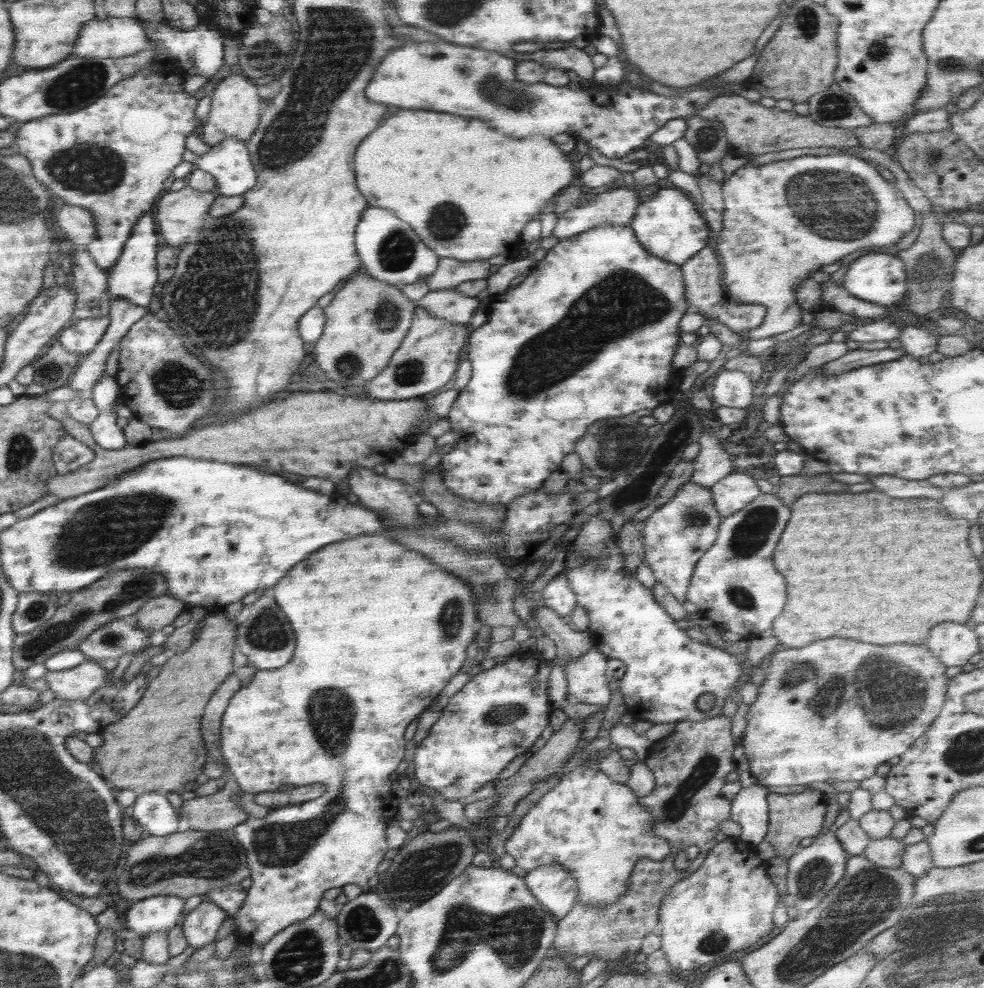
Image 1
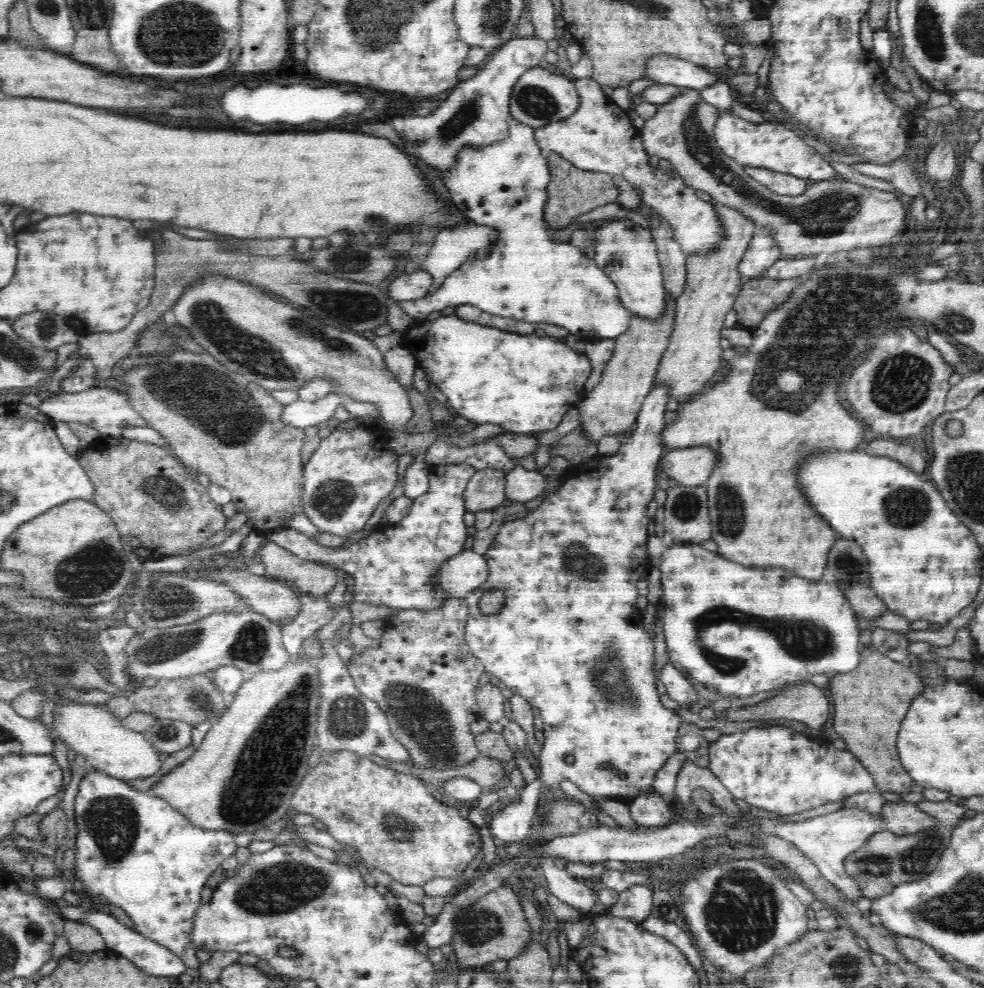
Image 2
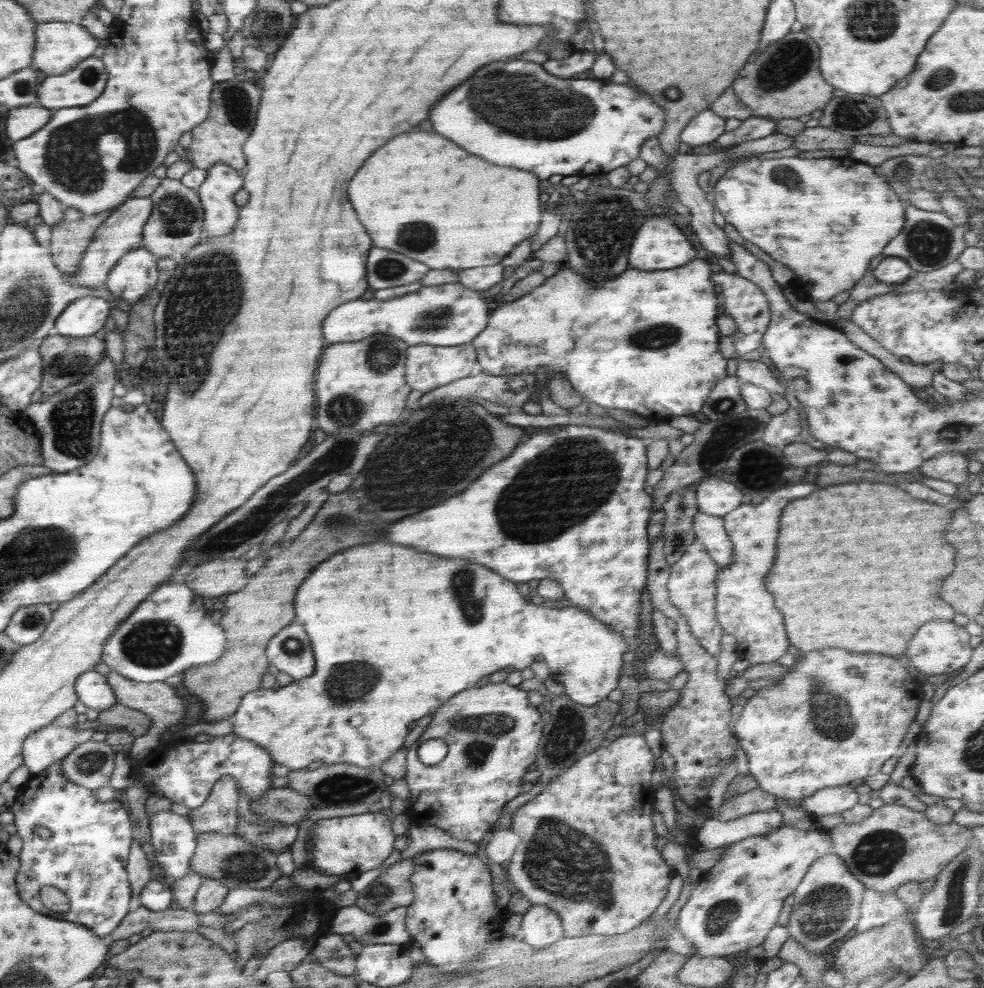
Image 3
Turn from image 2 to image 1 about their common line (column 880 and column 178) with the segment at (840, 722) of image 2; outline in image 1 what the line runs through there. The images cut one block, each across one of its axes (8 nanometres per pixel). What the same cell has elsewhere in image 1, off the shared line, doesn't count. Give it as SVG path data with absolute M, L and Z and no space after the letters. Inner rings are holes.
M224 611L207 615L203 622L206 623L205 626L198 629L198 637L194 638L192 645L186 651L169 655L168 661L162 665L158 676L148 685L139 704L126 717L100 730L103 741L95 750L94 767L100 766L102 770L100 774L104 774L104 778L108 778L112 786L118 786L120 790L130 788L134 791L136 788L144 788L144 792L180 792L187 782L196 780L202 772L209 752L200 734L200 720L205 704L210 701L216 688L222 686L225 678L237 669L233 667L232 658L237 643L236 628L238 628L236 620L228 619Z

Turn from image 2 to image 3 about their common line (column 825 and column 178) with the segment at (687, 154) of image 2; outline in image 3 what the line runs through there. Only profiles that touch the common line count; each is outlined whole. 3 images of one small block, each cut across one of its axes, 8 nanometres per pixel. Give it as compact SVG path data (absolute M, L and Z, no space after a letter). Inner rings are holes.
M164 178L149 196L153 203L151 217L143 228L142 246L158 259L174 253L187 253L206 236L203 209L196 189L184 186L180 181Z

